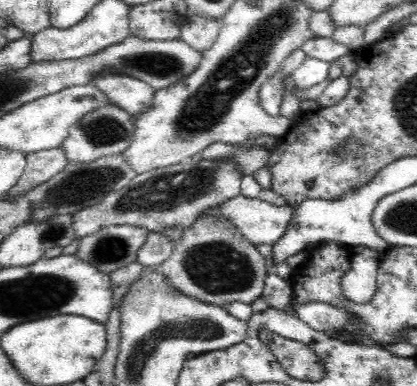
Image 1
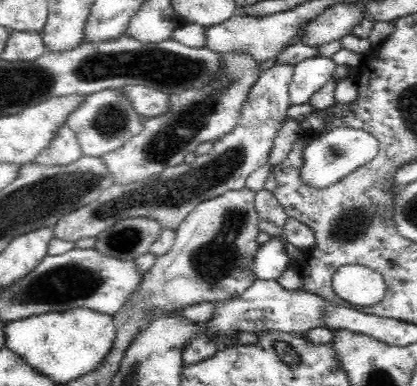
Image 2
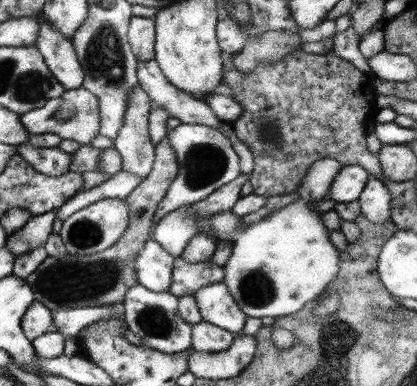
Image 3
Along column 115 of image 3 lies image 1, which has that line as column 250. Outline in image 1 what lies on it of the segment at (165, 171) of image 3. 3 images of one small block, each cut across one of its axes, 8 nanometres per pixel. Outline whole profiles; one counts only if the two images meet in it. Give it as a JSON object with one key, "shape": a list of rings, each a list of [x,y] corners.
{"shape":[[[208,216],[196,218],[192,228],[186,228],[186,236],[172,256],[150,270],[166,276],[166,280],[170,280],[170,284],[174,284],[174,288],[178,288],[184,296],[214,306],[226,302],[252,304],[260,298],[262,290],[266,290],[268,276],[268,264],[258,252],[258,246],[246,242],[234,226],[226,222],[220,224],[216,218],[212,220]]]}

